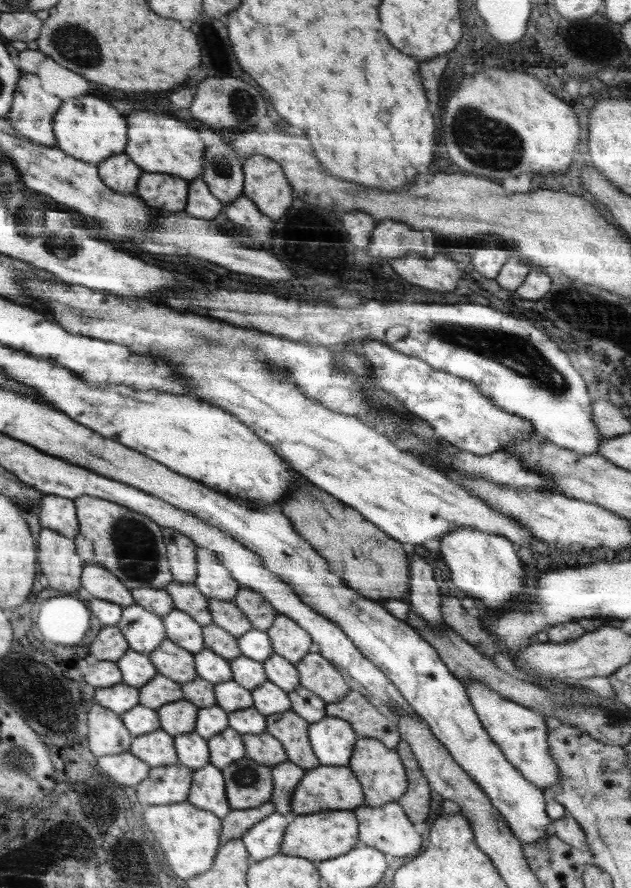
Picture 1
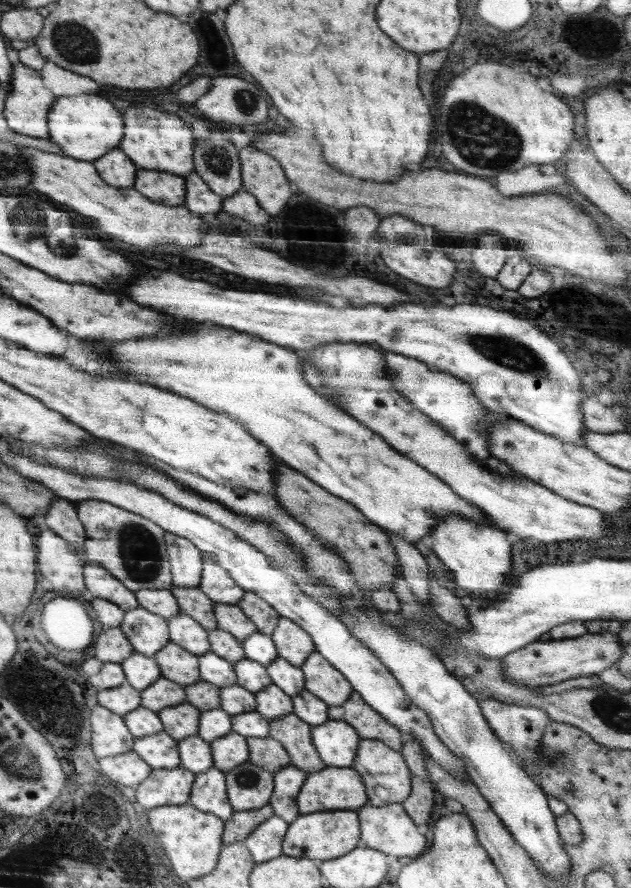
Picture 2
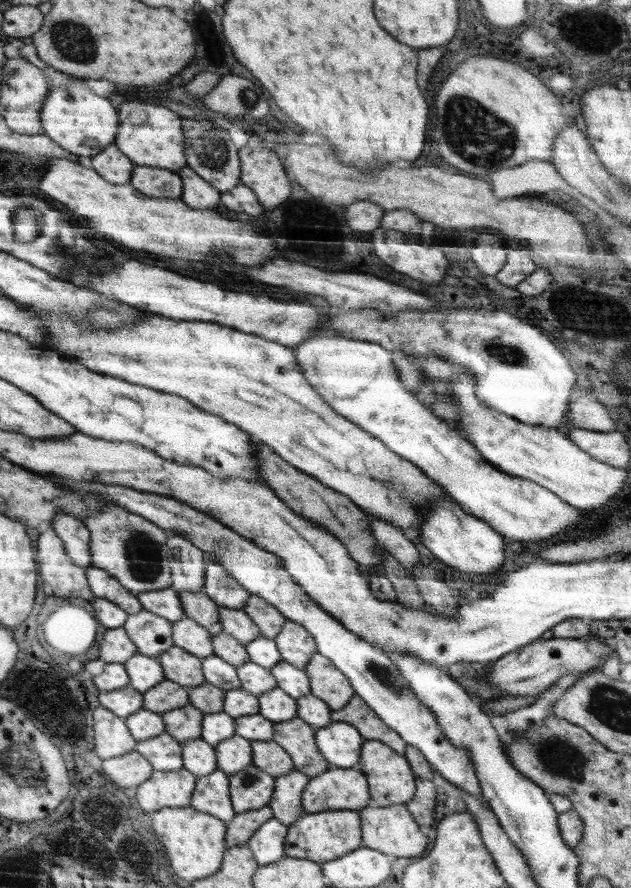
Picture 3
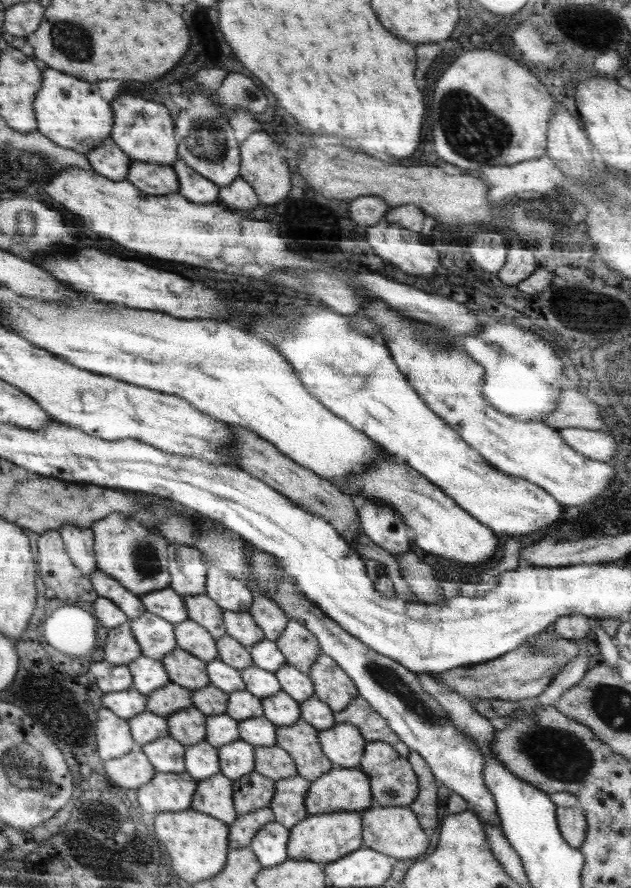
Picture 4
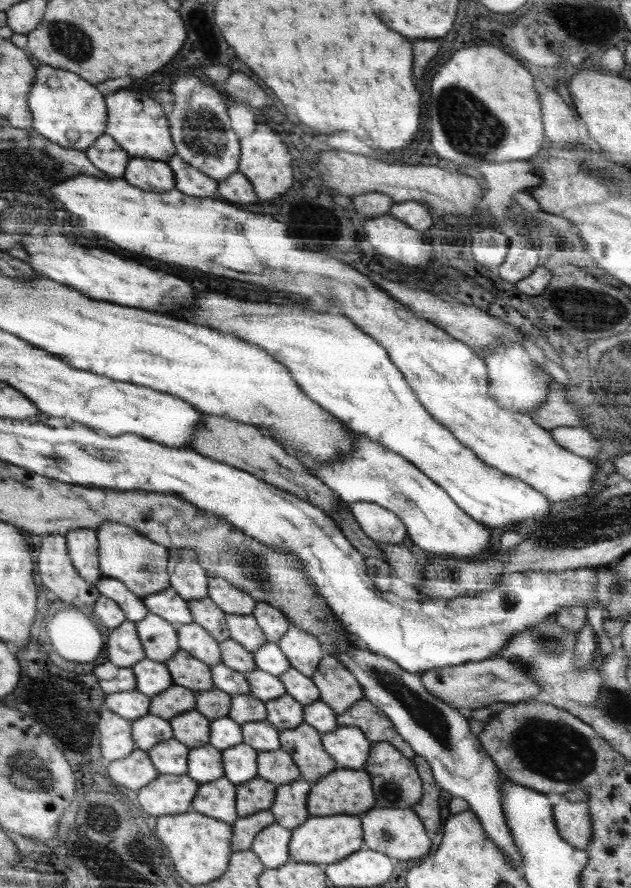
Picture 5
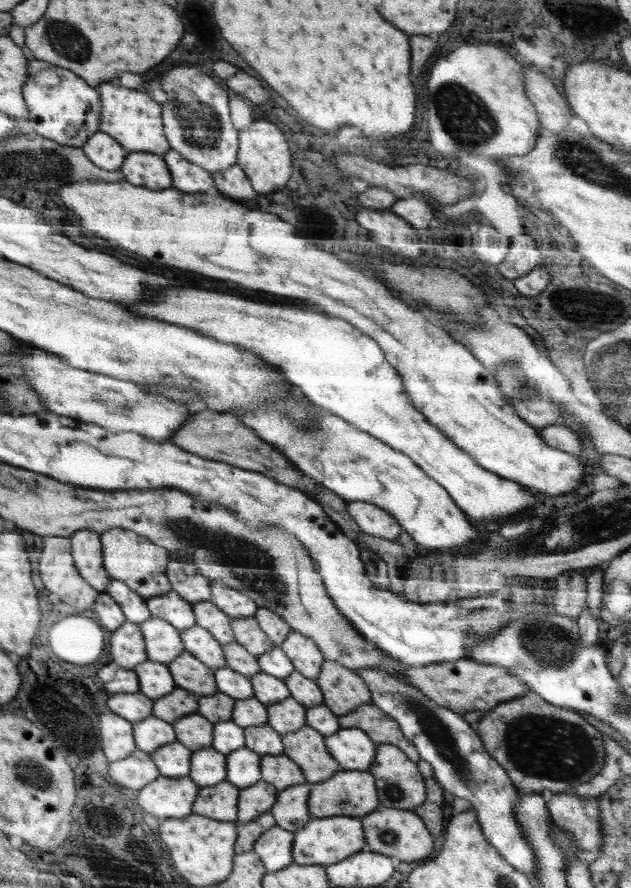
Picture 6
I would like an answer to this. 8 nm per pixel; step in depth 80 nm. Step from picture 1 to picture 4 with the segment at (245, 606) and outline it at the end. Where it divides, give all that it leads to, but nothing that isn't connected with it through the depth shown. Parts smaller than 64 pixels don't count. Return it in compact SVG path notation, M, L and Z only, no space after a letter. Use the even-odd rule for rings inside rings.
M254 596L253 605L247 610L265 638L275 641L289 622L289 616L272 599Z

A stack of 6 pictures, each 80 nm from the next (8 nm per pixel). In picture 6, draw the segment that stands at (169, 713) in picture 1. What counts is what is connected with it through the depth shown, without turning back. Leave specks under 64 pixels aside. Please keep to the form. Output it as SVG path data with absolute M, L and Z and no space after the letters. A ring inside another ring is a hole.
M197 712L173 722L177 741L185 744L193 752L213 746L214 725L205 715Z

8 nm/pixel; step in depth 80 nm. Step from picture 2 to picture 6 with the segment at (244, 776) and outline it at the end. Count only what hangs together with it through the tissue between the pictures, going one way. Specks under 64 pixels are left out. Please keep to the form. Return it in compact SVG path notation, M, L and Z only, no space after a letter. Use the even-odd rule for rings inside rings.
M259 780L252 786L240 790L240 803L237 822L250 822L268 813L274 805L274 785Z

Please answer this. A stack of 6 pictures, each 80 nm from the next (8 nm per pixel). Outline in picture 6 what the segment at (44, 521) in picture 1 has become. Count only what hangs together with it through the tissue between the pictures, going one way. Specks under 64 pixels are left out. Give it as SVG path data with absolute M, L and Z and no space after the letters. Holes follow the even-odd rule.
M79 530L69 537L72 542L73 562L90 586L105 592L112 581L104 566L101 533L93 530Z

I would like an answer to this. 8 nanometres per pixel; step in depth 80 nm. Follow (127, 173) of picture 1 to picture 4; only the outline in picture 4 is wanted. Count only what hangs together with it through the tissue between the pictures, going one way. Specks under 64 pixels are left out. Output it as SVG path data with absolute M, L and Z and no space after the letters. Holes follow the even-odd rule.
M112 137L88 153L87 160L94 171L114 181L124 181L133 161L113 142Z

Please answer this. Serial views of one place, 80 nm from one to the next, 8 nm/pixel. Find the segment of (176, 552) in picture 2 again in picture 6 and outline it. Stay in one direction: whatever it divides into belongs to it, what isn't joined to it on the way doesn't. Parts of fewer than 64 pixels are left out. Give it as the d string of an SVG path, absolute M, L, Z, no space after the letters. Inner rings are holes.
M172 558L168 564L168 580L171 589L191 604L211 600L211 581L200 575L194 562L184 563Z

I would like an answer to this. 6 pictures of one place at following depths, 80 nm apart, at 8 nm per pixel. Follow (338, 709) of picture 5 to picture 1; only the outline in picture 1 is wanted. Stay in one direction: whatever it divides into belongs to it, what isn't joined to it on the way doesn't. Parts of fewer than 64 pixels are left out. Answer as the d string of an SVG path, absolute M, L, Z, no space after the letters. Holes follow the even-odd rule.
M310 653L296 664L301 686L313 691L326 704L338 703L348 695L348 684L340 672L320 653Z

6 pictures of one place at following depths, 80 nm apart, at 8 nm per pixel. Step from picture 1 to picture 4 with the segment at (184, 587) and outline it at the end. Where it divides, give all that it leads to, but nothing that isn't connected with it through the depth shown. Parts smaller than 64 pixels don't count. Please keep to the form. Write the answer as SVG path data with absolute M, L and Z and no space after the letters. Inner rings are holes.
M202 594L184 596L183 601L187 619L200 623L215 639L226 635L226 628L222 620L224 610L214 600Z

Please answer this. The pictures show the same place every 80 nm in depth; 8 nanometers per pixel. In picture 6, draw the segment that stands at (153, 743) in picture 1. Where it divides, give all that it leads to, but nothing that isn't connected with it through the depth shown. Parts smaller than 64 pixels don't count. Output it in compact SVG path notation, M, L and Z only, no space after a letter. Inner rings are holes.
M176 740L161 746L150 755L162 776L186 777L189 776L193 753L189 747Z

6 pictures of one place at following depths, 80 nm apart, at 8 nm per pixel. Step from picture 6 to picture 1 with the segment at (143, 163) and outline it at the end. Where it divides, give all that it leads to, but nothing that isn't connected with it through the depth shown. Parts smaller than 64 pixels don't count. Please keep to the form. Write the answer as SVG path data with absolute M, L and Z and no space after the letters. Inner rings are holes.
M144 172L135 192L151 207L166 213L188 208L189 183L172 174Z

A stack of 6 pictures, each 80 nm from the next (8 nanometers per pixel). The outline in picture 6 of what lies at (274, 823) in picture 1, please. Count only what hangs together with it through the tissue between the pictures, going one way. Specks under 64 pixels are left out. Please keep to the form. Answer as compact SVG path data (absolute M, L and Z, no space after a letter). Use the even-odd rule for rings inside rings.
M274 825L263 832L254 843L252 851L265 863L268 872L285 869L293 863L292 843L295 833Z

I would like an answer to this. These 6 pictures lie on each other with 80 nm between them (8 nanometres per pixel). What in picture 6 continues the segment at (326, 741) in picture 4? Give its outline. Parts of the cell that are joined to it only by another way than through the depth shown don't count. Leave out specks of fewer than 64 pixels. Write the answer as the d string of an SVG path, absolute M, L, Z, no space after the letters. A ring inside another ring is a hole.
M354 727L326 736L325 745L342 770L358 771L369 770L378 747L361 728Z

